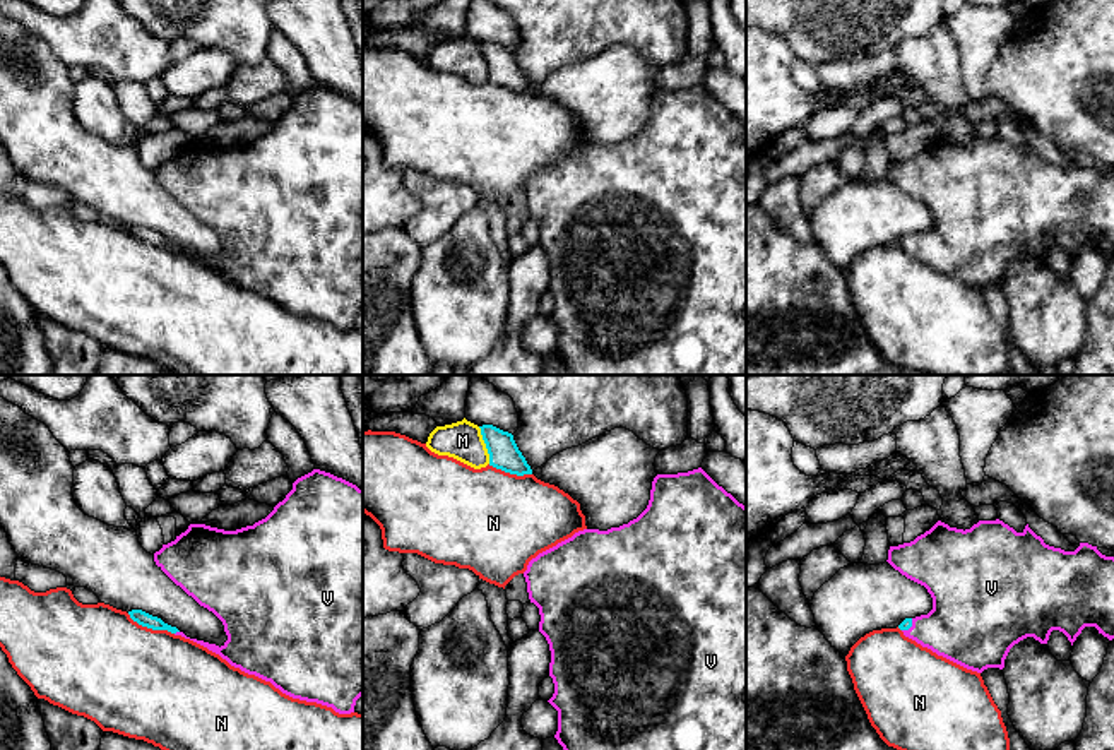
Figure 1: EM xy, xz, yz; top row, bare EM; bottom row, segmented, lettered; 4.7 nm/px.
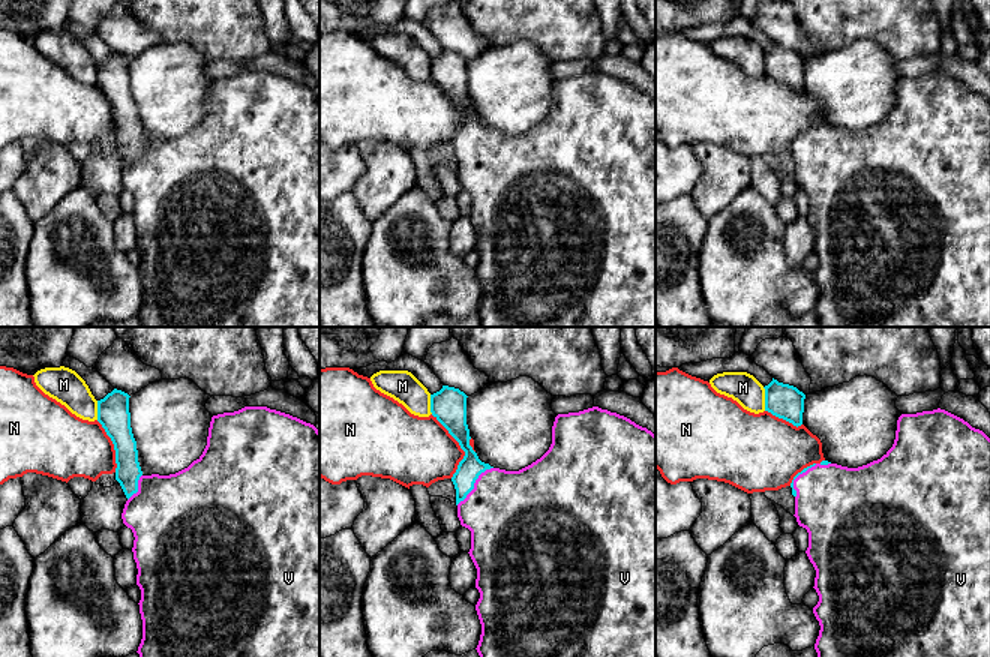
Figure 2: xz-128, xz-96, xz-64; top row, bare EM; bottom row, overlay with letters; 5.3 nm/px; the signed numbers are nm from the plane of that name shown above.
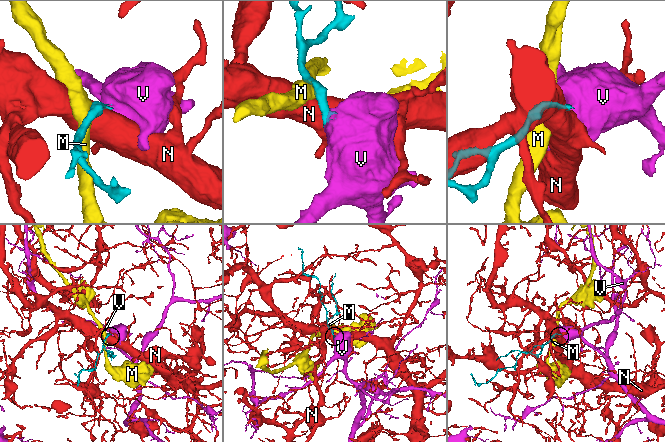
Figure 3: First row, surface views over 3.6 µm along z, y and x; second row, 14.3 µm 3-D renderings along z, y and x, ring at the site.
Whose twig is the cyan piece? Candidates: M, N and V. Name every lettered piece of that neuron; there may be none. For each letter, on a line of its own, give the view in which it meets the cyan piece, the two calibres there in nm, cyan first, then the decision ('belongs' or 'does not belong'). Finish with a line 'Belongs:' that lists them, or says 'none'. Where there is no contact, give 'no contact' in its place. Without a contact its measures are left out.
M: xz | 140/190 nm | does not belong
N: xy | 70/480 nm | does not belong
V: xy | 70/180 nm | belongs
Belongs: V

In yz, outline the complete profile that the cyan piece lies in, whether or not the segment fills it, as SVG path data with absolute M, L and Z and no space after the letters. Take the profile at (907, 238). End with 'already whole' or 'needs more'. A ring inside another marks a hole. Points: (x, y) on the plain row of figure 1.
M999 135L979 137L963 147L938 137L914 158L890 163L886 178L924 202L933 214L933 226L927 231L905 235L898 245L905 253L967 286L977 289L987 284L1003 286L1015 260L1027 253L1047 260L1052 247L1063 248L1071 262L1085 243L1095 243L1109 257L1114 255L1114 173L1102 171L1088 159L1080 159L1075 168L1064 168L1046 161L1028 140L1016 149Z; needs more

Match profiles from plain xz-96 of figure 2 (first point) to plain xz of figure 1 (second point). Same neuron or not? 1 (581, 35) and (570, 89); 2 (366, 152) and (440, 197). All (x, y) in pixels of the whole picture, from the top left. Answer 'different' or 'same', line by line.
1: different
2: same

